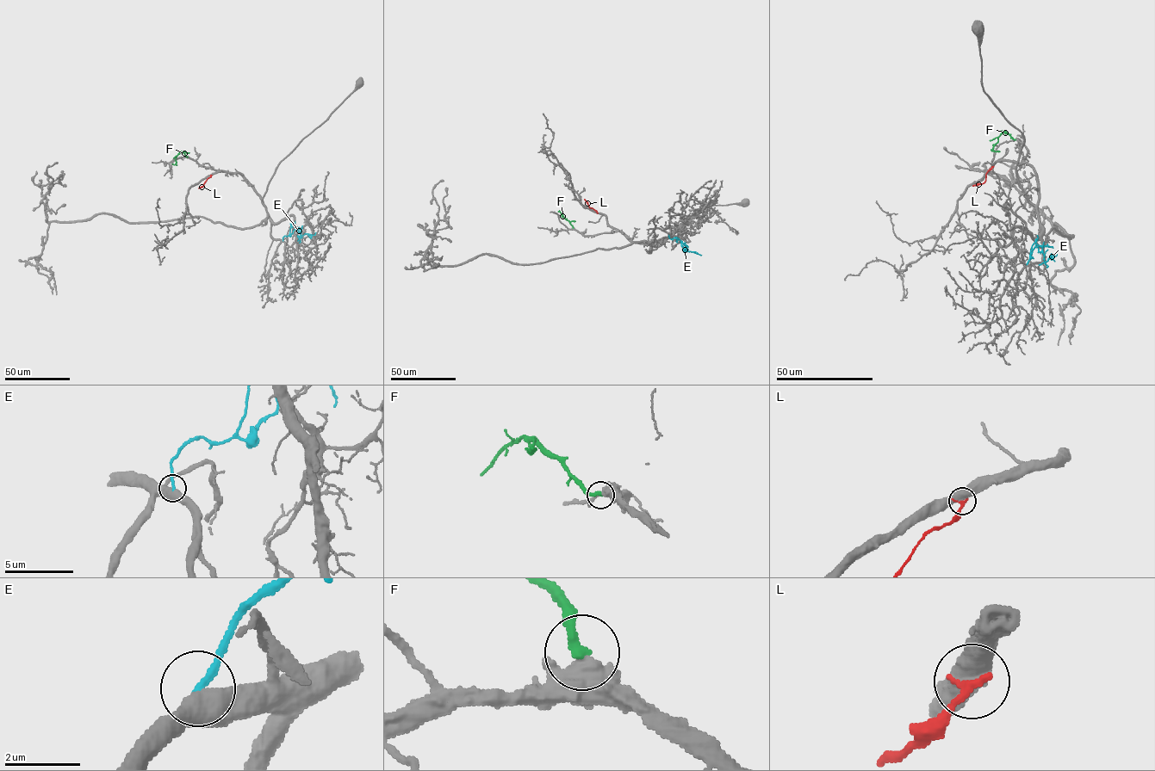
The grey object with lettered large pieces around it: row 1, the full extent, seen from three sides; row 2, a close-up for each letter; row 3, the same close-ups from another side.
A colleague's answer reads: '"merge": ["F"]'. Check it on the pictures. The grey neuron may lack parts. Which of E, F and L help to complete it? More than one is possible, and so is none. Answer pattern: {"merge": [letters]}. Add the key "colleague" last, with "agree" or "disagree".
{"merge": ["F"], "colleague": "agree"}

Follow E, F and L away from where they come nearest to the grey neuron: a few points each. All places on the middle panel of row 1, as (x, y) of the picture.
E: (668, 235), (670, 238), (677, 237), (684, 243), (686, 246), (685, 251), (701, 255)
F: (573, 228), (561, 216), (561, 212), (561, 217)
L: (597, 212), (589, 207), (584, 199)

